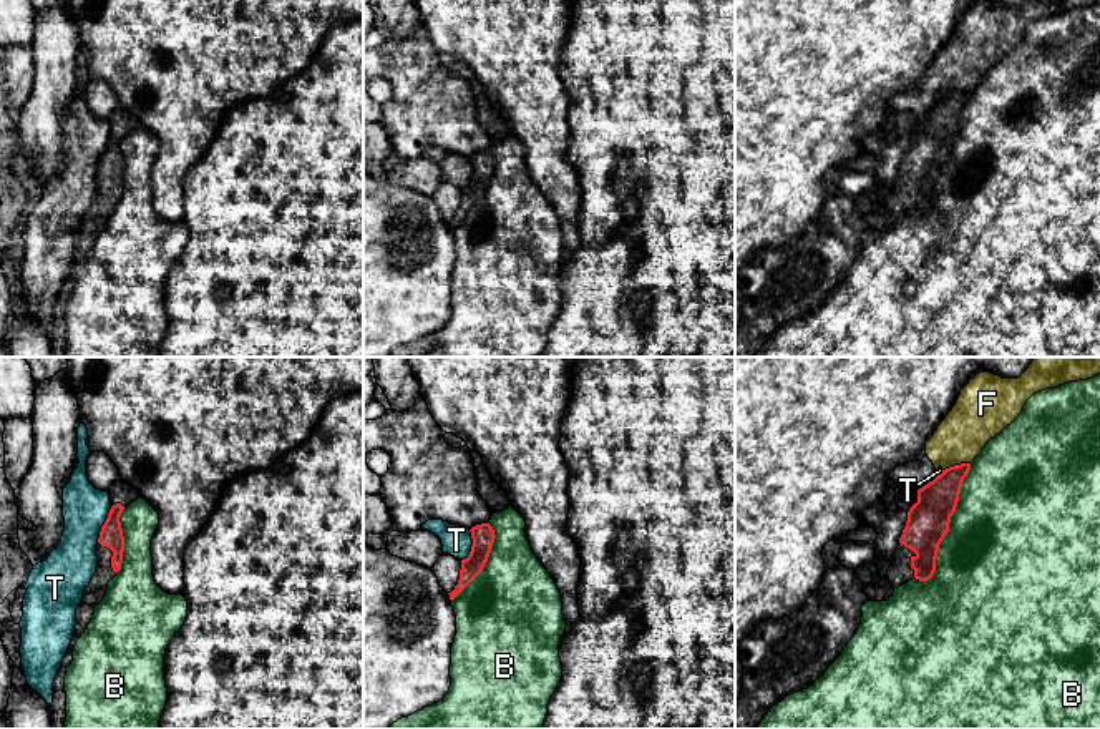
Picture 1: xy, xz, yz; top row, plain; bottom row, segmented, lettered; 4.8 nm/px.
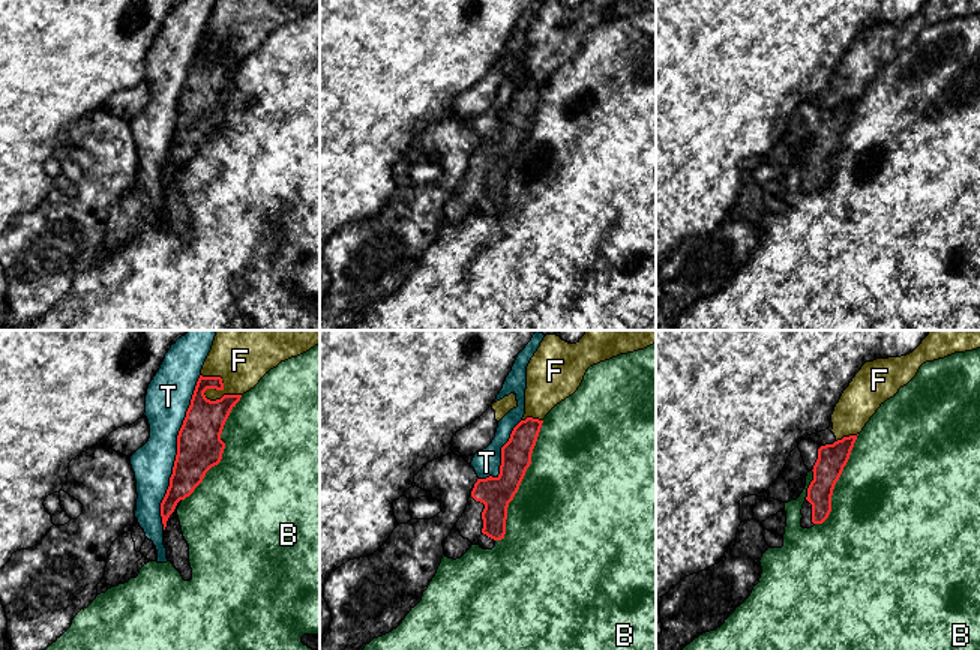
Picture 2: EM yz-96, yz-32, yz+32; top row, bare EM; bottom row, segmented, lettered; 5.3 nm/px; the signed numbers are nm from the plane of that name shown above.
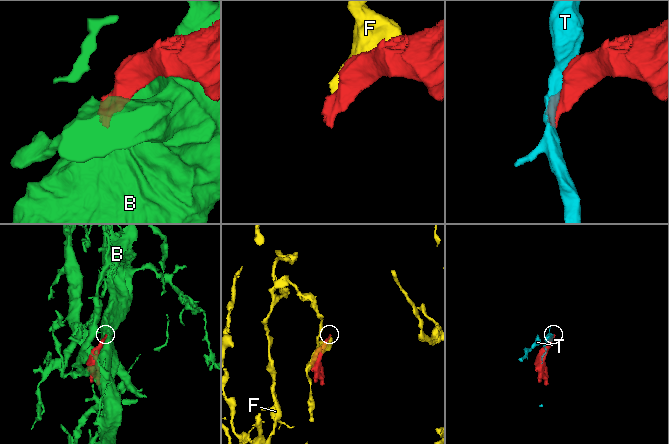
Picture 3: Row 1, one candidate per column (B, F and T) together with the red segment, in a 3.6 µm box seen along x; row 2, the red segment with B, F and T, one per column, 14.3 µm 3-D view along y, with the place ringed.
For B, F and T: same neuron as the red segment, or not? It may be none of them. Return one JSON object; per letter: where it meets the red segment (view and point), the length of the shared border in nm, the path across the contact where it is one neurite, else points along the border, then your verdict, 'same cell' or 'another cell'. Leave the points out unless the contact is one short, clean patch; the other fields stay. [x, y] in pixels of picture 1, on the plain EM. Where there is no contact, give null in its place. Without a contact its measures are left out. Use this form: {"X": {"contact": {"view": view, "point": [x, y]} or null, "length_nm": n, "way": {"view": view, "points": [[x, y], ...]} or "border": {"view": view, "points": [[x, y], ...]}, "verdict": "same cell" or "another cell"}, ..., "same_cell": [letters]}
{"B": {"contact": {"view": "yz", "point": [948, 155]}, "length_nm": 650, "verdict": "another cell"}, "F": {"contact": {"view": "yz", "point": [956, 93]}, "length_nm": 140, "verdict": "another cell"}, "T": {"contact": {"view": "xy", "point": [103, 153]}, "length_nm": 190, "verdict": "another cell"}, "same_cell": []}

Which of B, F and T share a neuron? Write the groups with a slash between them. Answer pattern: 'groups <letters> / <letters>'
groups B / F / T

